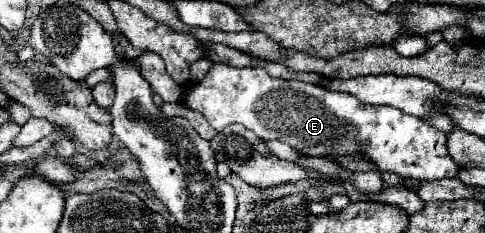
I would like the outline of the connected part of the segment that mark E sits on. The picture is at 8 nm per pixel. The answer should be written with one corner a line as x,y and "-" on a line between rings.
213,64
201,82
185,88
181,102
201,112
217,132
229,124
243,124
257,136
277,138
307,156
363,154
379,172
393,172
421,182
457,178
459,174
459,166
445,150
447,134
423,118
409,116
399,108
361,104
355,96
325,90
323,86
271,78
263,68

